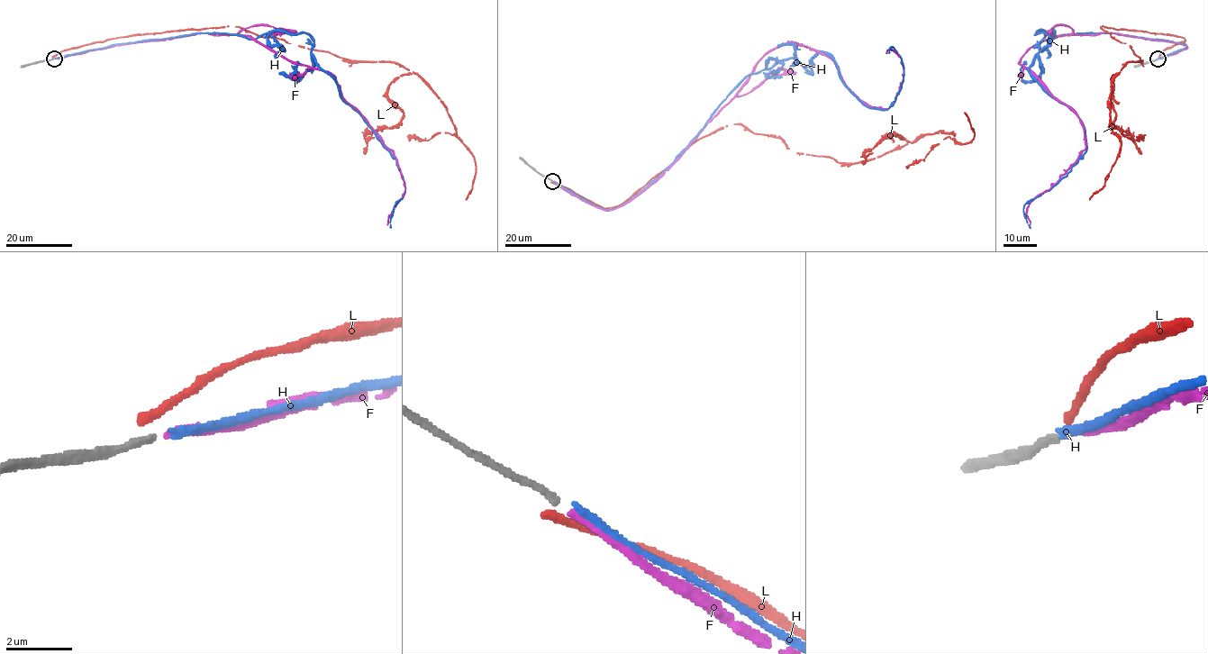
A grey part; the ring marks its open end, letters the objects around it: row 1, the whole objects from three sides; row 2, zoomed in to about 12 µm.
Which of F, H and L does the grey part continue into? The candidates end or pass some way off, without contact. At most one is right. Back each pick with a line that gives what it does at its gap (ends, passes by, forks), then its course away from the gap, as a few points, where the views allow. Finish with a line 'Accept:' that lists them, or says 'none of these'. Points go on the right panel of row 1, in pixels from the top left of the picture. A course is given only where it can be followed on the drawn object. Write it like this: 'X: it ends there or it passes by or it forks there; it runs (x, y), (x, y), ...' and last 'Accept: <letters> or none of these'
F: it ends there; it runs (1158, 59), (1187, 46), (1114, 33), (1062, 35), (1021, 58), (1076, 114), (1085, 149), (1030, 202), (1030, 225)
Accept: F

